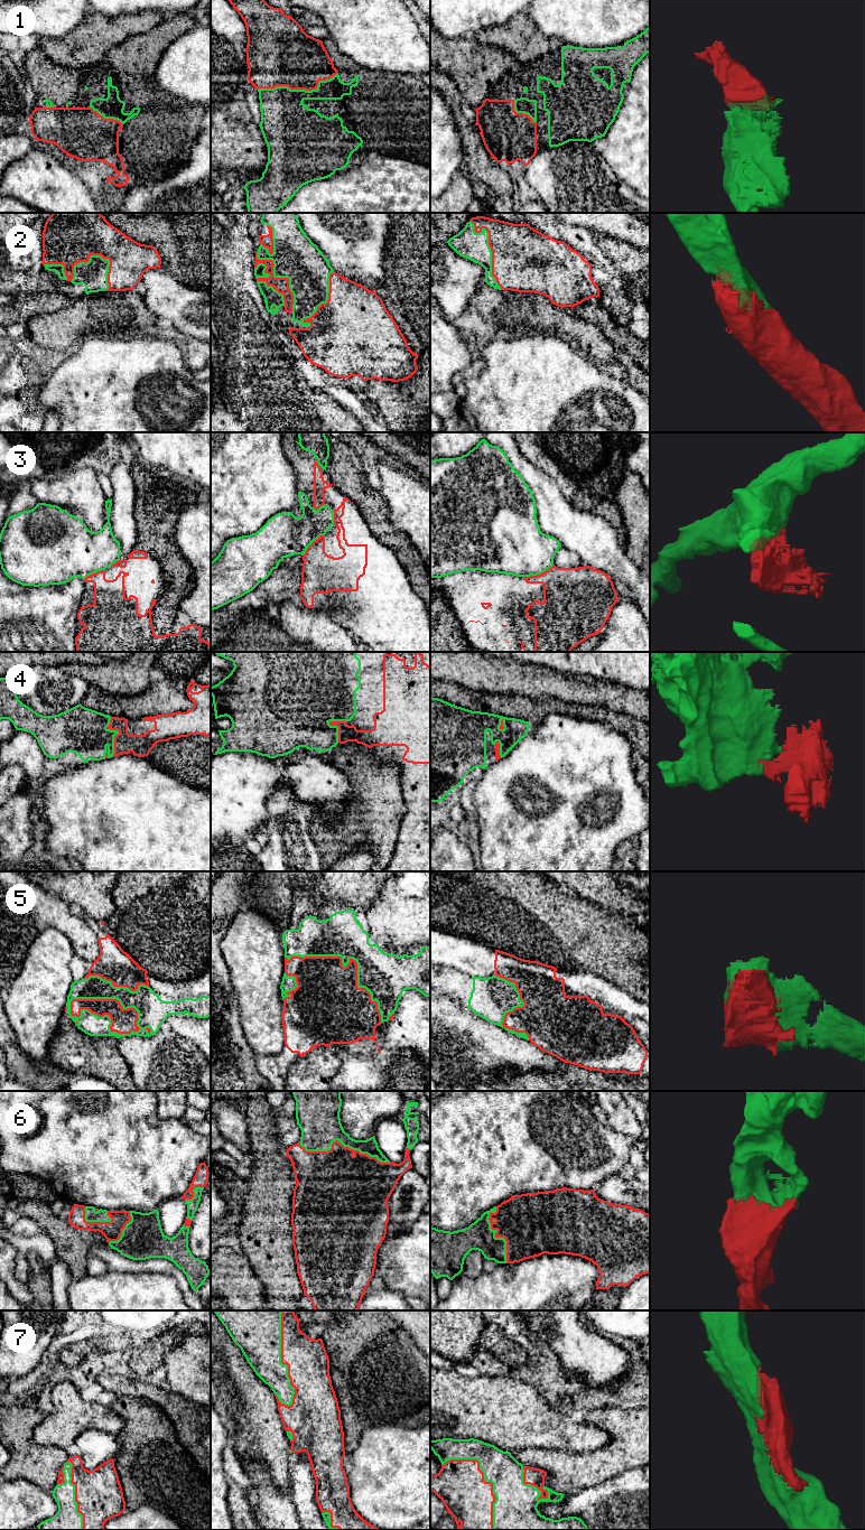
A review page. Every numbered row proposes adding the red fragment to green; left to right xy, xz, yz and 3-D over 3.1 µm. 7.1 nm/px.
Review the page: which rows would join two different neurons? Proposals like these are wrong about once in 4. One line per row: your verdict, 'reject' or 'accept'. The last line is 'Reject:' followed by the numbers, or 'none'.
1: accept
2: accept
3: reject
4: accept
5: accept
6: accept
7: accept
Reject: 3

